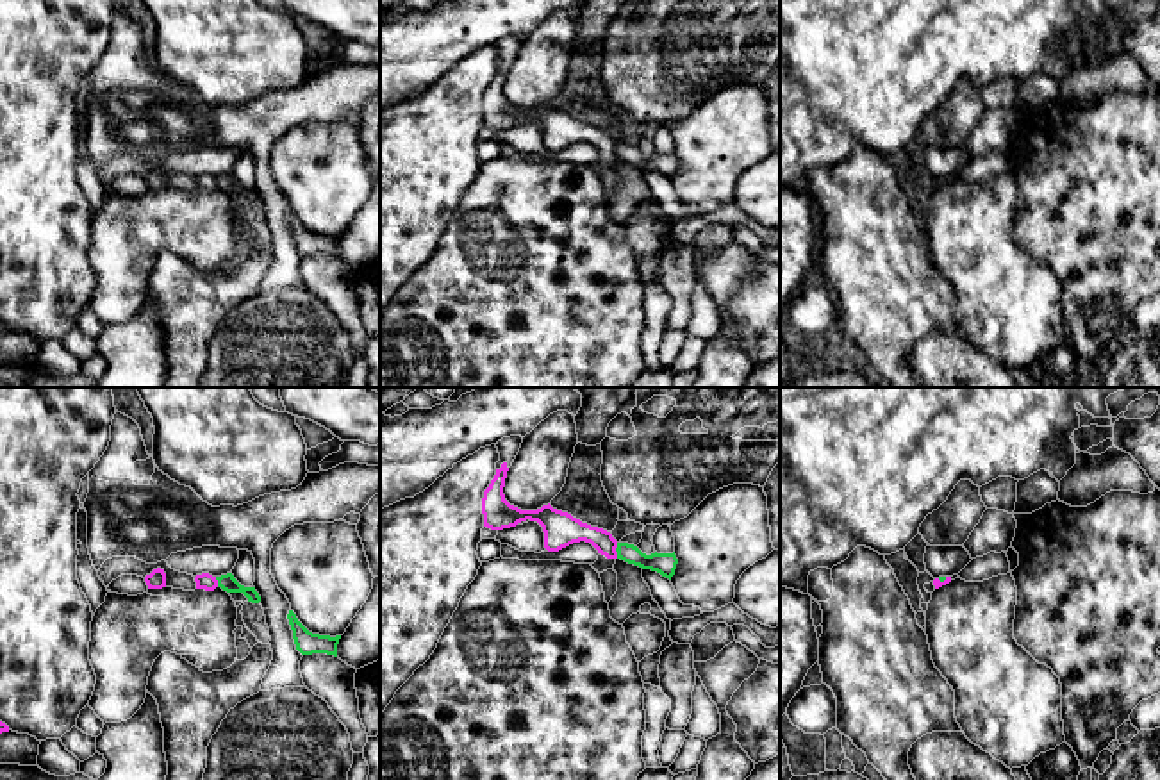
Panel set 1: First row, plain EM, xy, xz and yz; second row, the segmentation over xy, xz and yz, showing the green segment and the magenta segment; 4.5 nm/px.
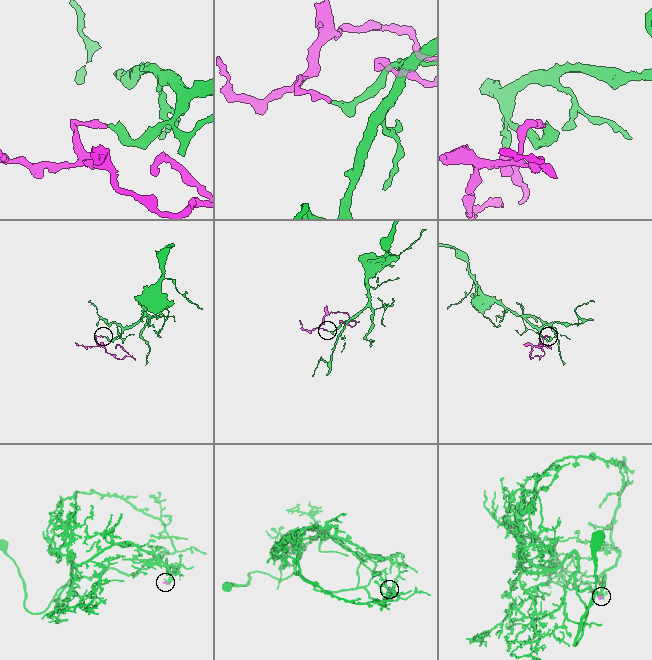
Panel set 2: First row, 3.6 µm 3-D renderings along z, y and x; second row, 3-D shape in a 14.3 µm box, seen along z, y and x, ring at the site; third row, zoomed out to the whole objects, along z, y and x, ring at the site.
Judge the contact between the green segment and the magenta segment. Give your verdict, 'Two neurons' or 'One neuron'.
Two neurons

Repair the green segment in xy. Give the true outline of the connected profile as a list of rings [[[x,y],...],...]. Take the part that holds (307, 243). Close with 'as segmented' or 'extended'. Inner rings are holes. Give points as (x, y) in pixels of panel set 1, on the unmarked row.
[[[293,211],[287,214],[291,230],[293,230],[293,239],[296,245],[296,250],[302,255],[312,255],[312,253],[327,253],[337,257],[337,245],[341,236],[330,237],[330,236],[319,236],[309,232],[296,218]]]; as segmented

